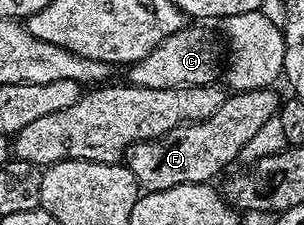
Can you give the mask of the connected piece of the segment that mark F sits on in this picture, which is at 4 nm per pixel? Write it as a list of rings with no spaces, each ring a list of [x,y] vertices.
[[[275,90],[238,91],[210,117],[200,123],[183,123],[157,139],[135,143],[128,151],[126,165],[145,192],[170,189],[174,185],[212,183],[223,167],[236,163],[250,137],[271,118],[278,115],[282,102]]]

